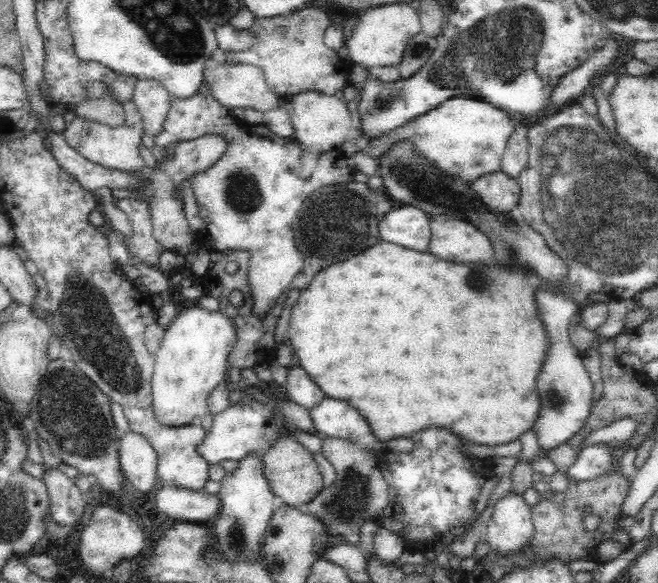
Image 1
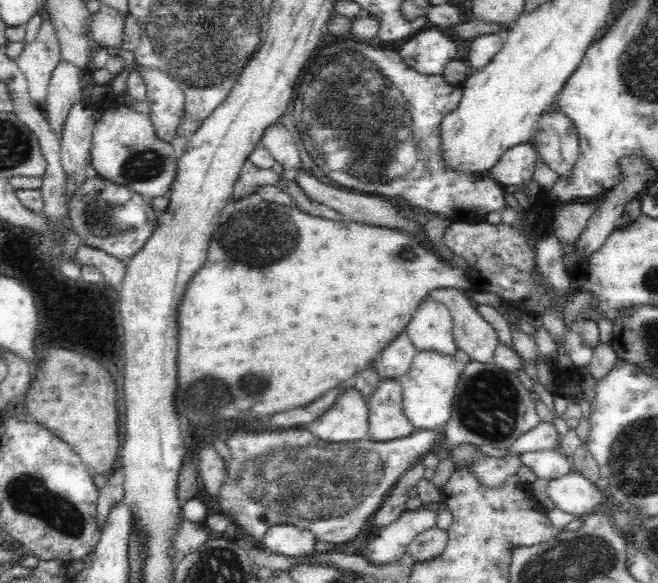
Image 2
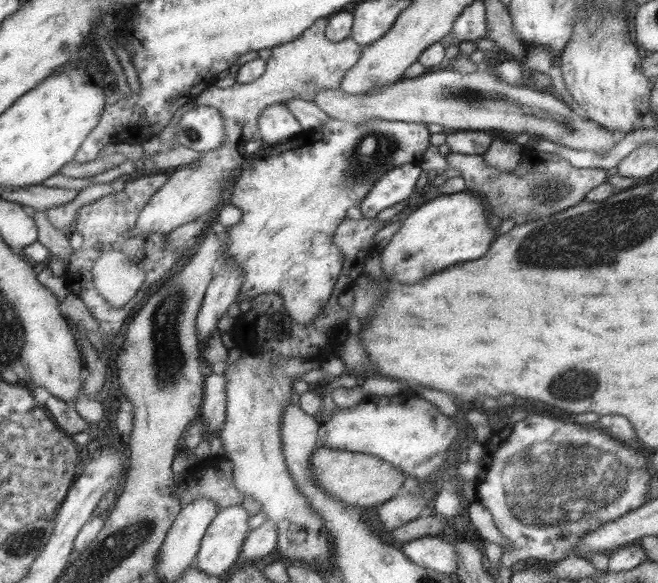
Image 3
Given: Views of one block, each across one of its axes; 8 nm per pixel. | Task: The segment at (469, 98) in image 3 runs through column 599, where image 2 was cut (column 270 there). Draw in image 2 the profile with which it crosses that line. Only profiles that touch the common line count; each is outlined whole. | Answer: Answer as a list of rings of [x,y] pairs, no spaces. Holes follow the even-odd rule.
[[[278,122],[266,128],[261,143],[284,169],[303,171],[298,143],[294,139],[294,134],[283,123]]]

